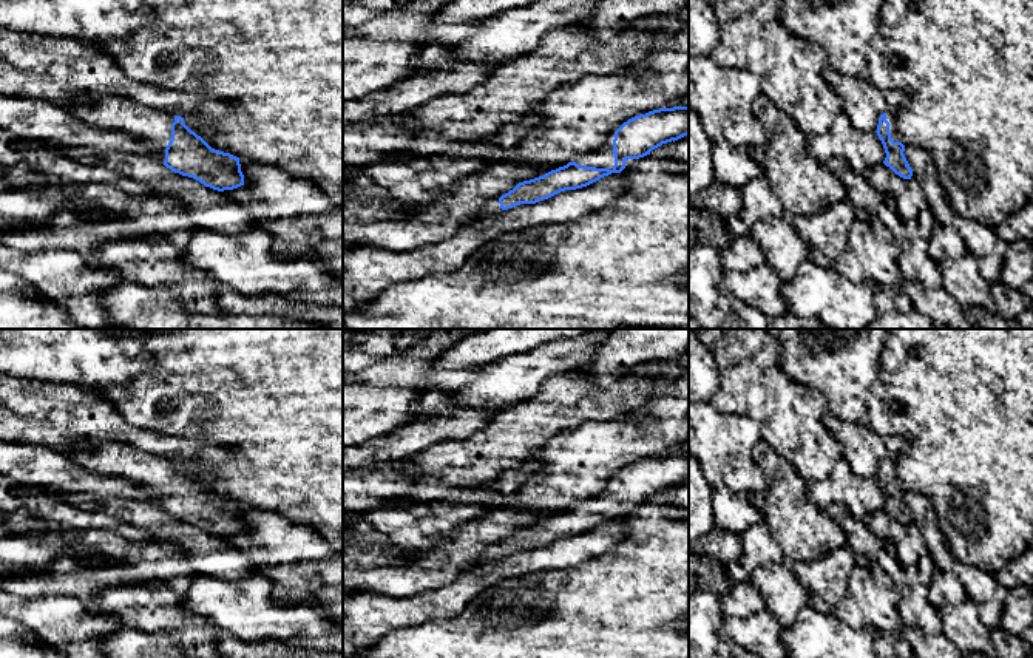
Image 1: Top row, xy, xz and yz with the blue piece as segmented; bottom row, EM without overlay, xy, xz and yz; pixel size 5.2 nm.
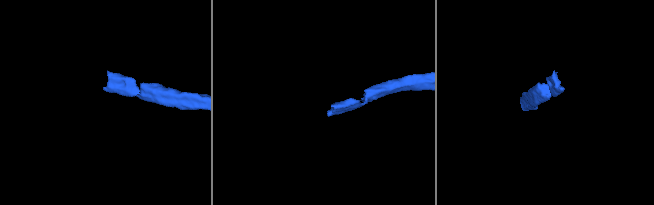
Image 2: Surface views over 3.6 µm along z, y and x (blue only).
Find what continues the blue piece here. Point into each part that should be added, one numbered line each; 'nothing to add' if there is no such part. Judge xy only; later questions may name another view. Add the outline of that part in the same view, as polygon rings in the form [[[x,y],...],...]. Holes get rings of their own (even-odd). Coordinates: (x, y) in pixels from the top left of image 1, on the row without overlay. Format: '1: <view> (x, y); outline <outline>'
1: xy (153, 471); outline [[[119,442],[62,449],[80,466],[97,474],[120,476],[150,490],[150,500],[165,507],[165,494],[171,485],[174,460],[168,456],[144,453]]]

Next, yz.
1: yz (890, 462); outline [[[894,457],[886,459],[886,466],[889,468],[889,479],[894,488],[902,488],[897,476],[896,476],[896,462]]]

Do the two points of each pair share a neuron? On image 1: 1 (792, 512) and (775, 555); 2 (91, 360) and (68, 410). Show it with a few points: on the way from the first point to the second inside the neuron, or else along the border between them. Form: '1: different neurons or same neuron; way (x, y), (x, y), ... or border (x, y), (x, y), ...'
1: different neurons; border (763, 521), (786, 561)
2: different neurons; border (44, 380), (79, 385), (87, 390)

